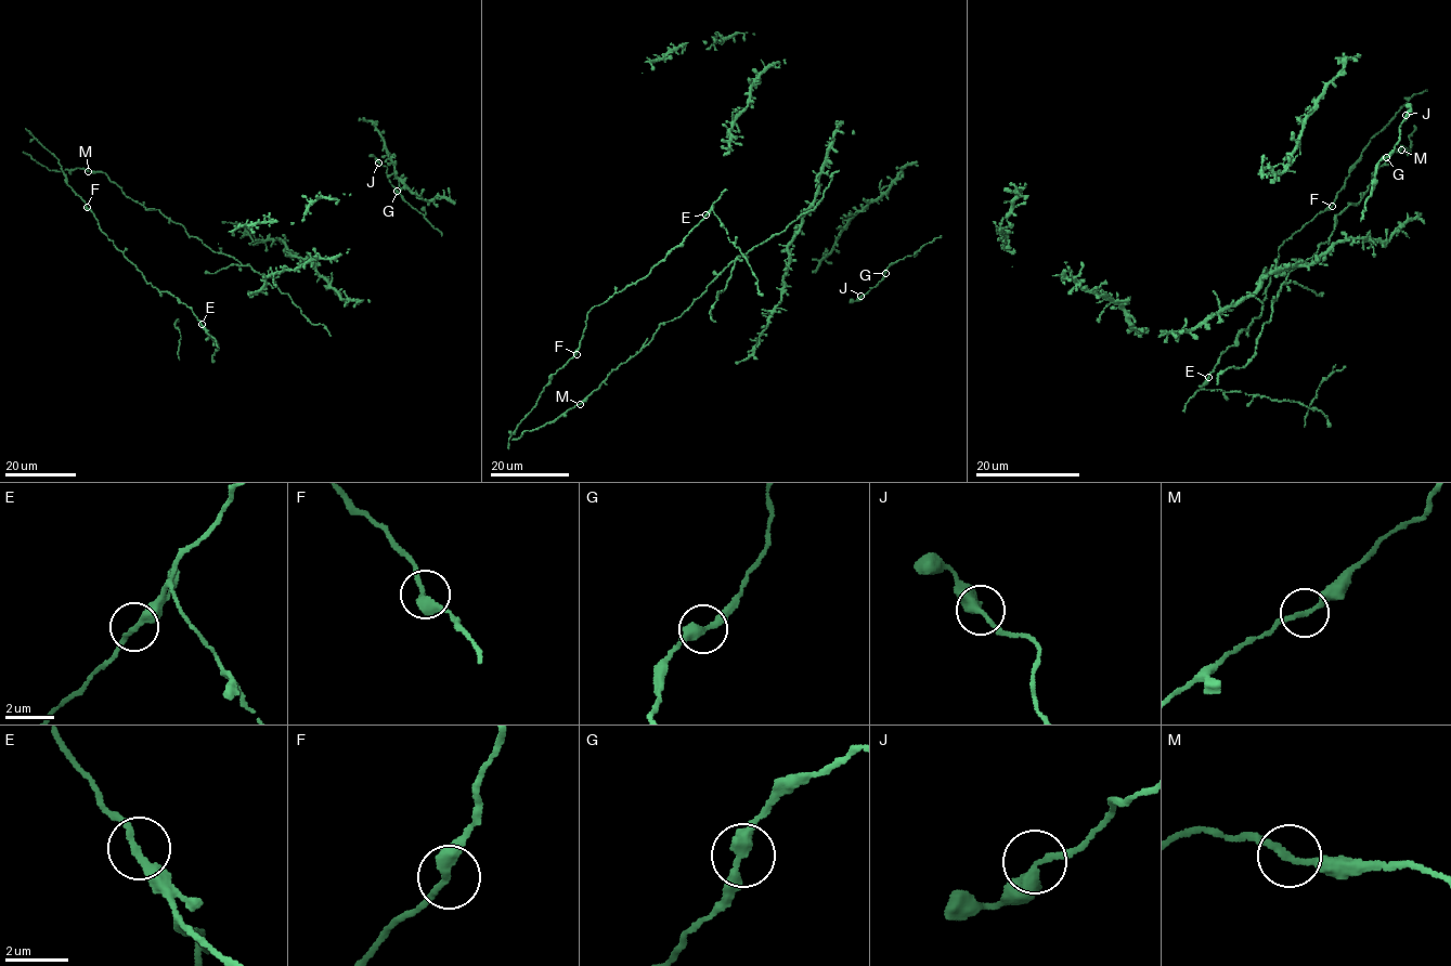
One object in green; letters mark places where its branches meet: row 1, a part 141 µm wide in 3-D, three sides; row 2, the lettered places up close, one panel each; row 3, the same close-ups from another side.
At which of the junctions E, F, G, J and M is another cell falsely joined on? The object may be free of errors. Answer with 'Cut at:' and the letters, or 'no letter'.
Cut at: no letter

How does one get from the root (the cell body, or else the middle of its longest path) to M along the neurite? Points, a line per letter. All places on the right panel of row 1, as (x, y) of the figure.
M: (1414, 126), (1409, 135), (1412, 144), (1408, 152), (1411, 151), (1403, 145), (1401, 148)

